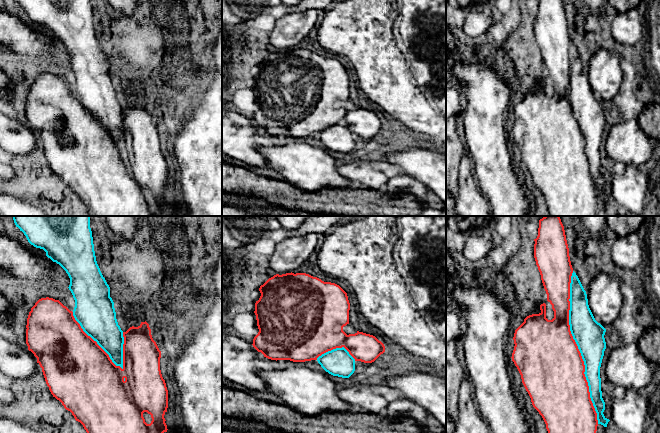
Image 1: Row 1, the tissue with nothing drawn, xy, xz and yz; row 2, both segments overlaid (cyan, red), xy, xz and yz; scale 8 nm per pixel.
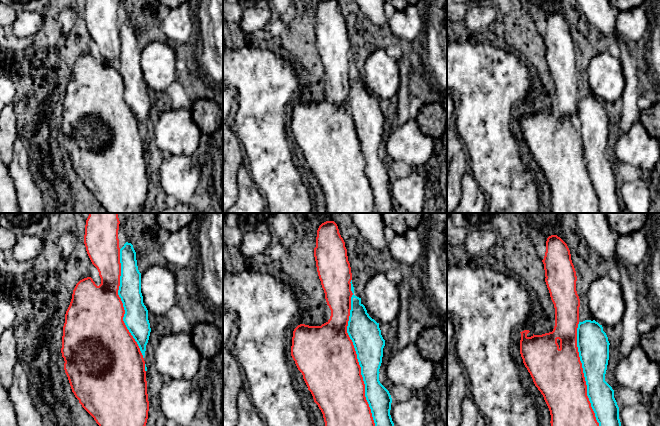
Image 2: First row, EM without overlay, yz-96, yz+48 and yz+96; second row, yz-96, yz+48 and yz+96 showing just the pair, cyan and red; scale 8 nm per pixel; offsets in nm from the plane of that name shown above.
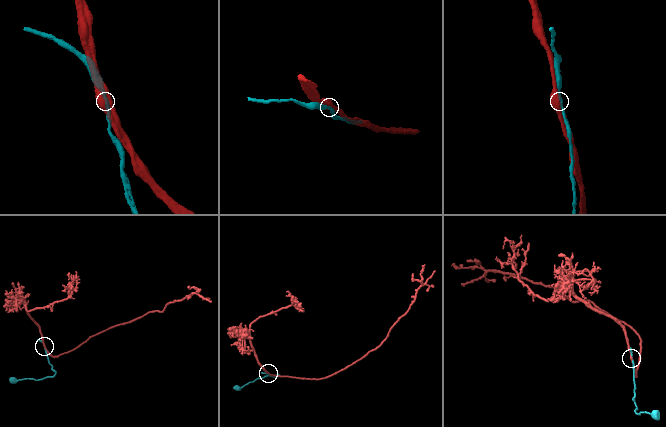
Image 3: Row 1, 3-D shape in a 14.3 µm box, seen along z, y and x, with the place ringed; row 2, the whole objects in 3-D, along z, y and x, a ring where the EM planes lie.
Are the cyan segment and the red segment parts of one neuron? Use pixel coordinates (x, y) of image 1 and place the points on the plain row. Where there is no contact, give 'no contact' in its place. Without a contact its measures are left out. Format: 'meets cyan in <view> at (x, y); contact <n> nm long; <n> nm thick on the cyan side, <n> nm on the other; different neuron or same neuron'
meets cyan in yz at (578, 123); contact 1250 nm long; 240 nm thick on the cyan side, 500 nm on the other; different neuron

